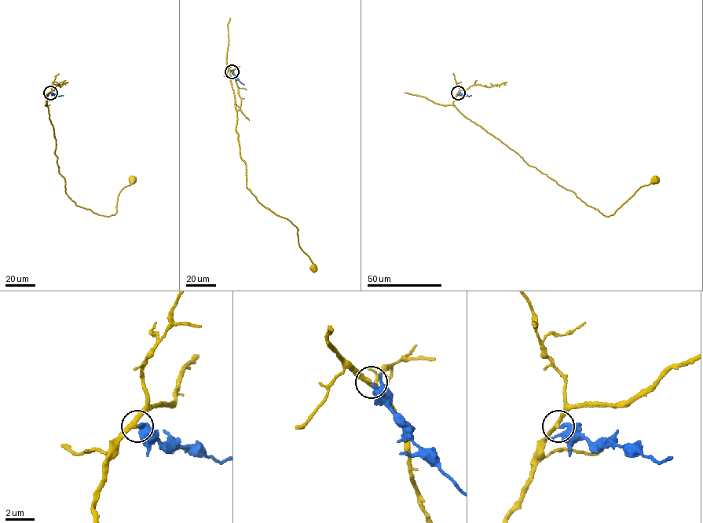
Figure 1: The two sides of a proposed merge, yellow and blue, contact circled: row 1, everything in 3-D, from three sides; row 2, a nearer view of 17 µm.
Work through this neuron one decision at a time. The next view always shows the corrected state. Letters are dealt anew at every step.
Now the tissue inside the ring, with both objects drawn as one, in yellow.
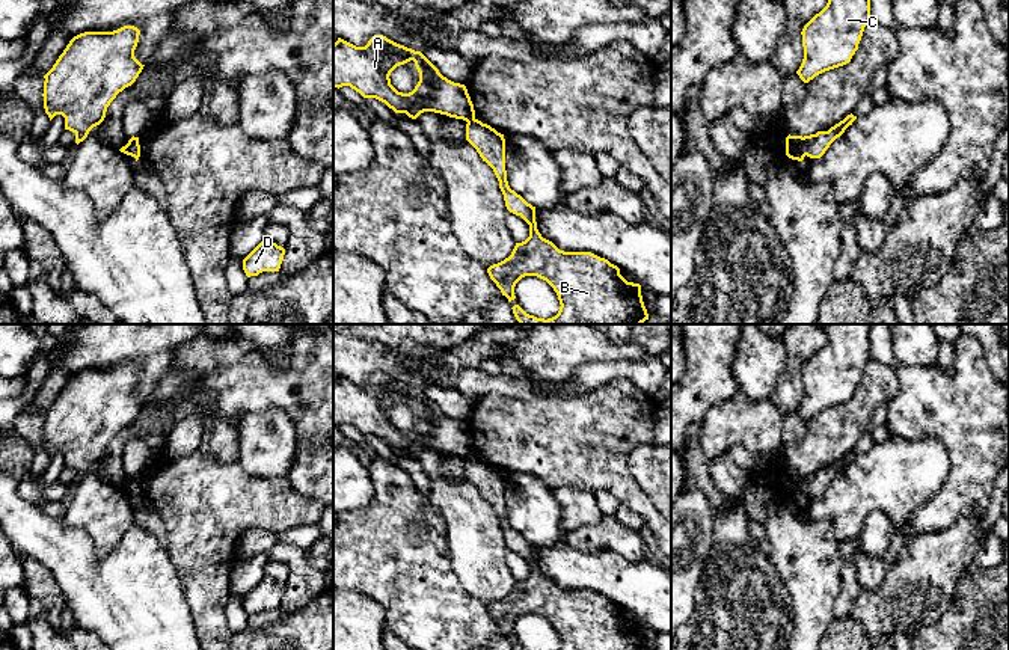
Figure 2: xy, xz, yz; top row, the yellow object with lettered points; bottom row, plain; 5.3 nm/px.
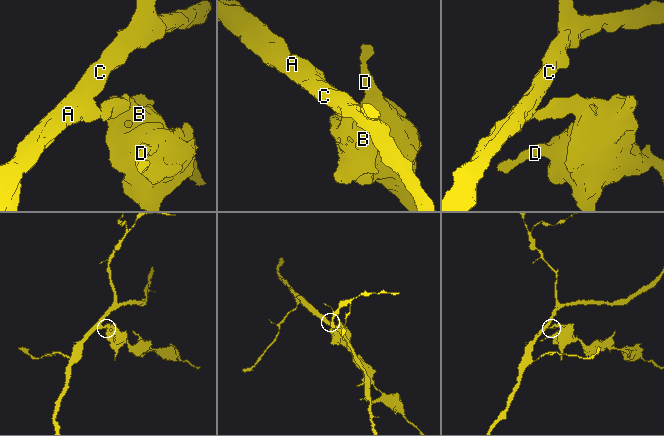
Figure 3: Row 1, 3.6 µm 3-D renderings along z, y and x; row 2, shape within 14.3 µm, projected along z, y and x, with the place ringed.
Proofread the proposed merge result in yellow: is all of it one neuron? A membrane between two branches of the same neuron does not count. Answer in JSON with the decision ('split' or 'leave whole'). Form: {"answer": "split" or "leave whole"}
{"answer": "split"}

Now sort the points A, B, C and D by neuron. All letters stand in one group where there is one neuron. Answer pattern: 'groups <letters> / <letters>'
groups A C / B D

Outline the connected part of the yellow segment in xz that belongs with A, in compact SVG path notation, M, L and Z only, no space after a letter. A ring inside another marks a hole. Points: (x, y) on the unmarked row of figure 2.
M374 373L365 385L341 376L333 382L333 425L350 424L363 436L376 436L395 451L416 457L424 449L449 455L475 457L474 442L465 422L443 415L421 391L400 383L383 373ZM413 398L419 419L409 431L391 422L391 410Z

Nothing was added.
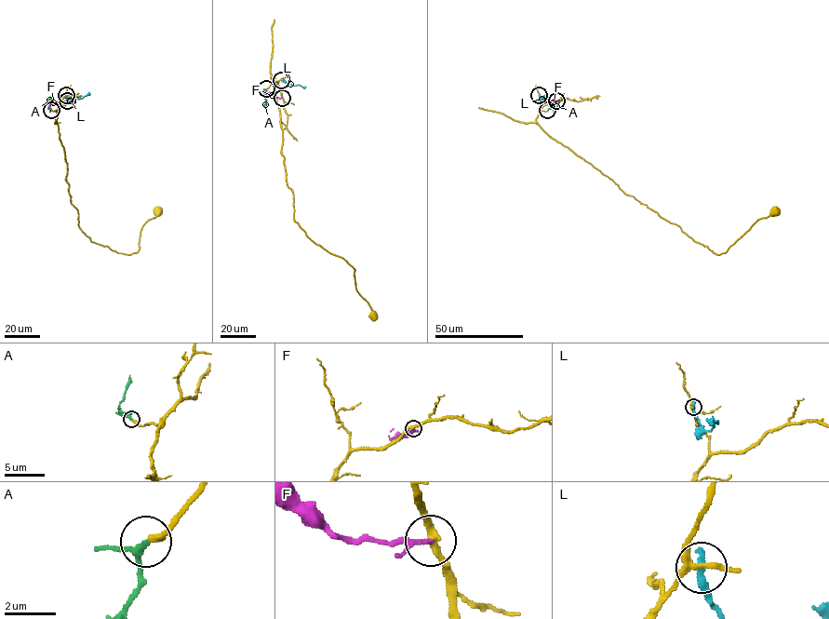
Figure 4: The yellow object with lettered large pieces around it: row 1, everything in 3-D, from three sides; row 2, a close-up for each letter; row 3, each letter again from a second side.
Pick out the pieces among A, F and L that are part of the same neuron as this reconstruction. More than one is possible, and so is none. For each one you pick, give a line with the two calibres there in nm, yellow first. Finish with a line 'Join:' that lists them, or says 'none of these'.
A: 260 nm thick on the yellow side, 200 nm on the other
Join: A

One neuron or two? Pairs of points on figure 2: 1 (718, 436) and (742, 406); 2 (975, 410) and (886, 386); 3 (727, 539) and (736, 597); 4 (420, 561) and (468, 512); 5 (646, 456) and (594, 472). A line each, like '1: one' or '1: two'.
1: one
2: two
3: one
4: two
5: two

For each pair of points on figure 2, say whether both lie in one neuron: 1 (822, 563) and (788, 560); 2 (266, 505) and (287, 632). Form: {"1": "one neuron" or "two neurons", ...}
{"1": "one neuron", "2": "two neurons"}

